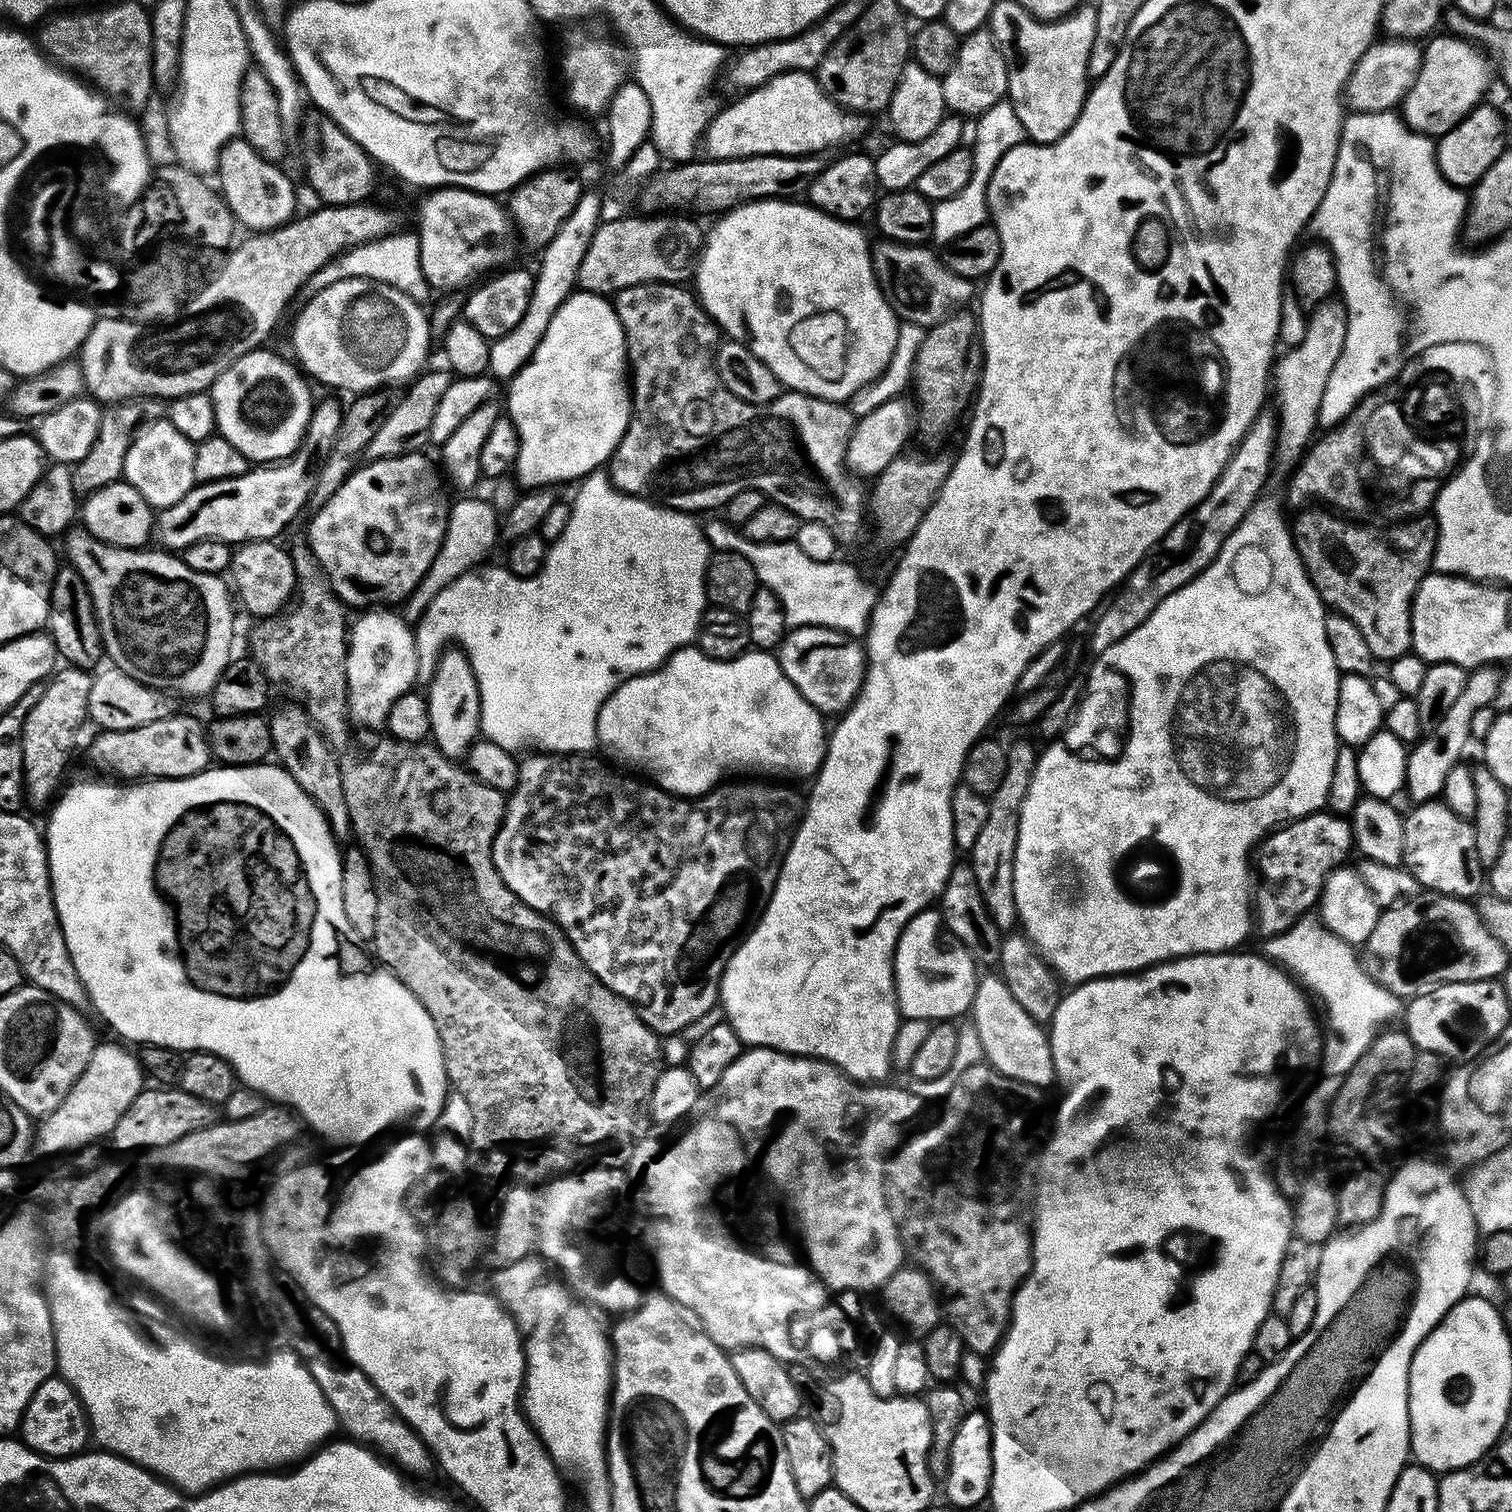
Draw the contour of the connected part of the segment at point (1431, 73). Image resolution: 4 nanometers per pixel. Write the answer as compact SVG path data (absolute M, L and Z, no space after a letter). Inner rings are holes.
M1433 35L1427 41L1429 44L1423 45L1420 72L1402 99L1404 123L1429 138L1442 137L1455 124L1462 122L1487 97L1484 95L1492 84L1492 76L1494 80L1494 64L1485 49L1463 36L1443 35Z

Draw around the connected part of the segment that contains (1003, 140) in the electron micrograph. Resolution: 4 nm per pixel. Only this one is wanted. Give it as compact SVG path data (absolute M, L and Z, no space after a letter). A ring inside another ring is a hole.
M1001 102L990 106L990 110L980 113L976 124L976 145L971 145L973 170L969 181L962 190L953 197L939 201L932 209L931 239L951 242L983 225L989 219L988 215L988 183L1006 150L1018 146L1025 139L1022 122L1018 122L1018 114L1014 114L1011 104Z

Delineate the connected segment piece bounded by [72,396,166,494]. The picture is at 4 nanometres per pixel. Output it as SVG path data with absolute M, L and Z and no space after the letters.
M146 396L138 400L121 400L109 403L103 409L100 417L98 438L94 438L94 446L90 446L90 454L86 454L86 458L79 460L72 468L76 493L97 492L102 486L117 483L124 475L126 454L130 450L133 440L136 439L137 432L145 423L144 412L160 414L165 411L165 408L165 401L158 396Z

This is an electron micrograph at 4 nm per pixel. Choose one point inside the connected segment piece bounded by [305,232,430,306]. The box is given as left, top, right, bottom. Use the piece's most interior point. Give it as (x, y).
(396, 261)

